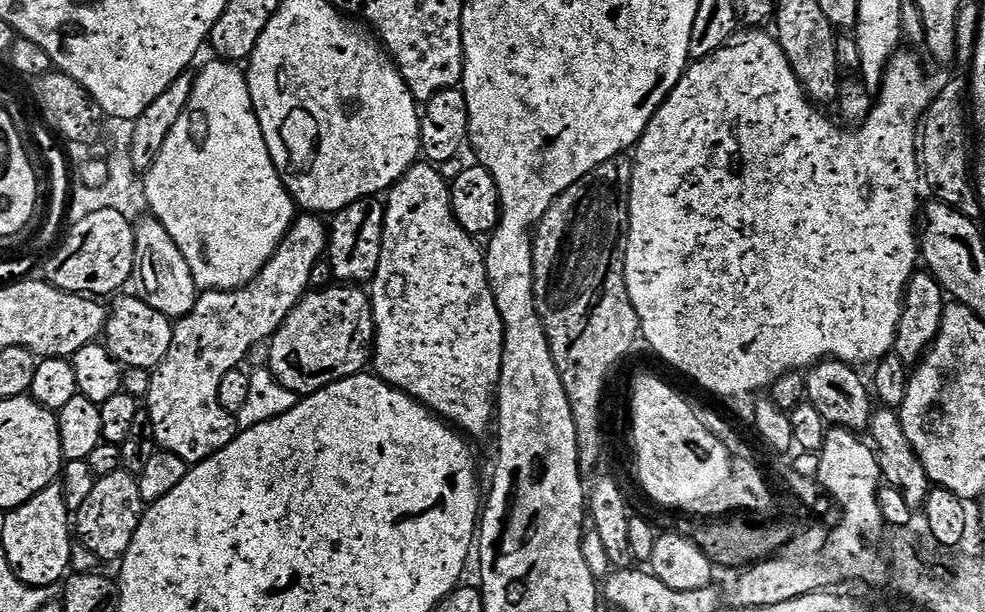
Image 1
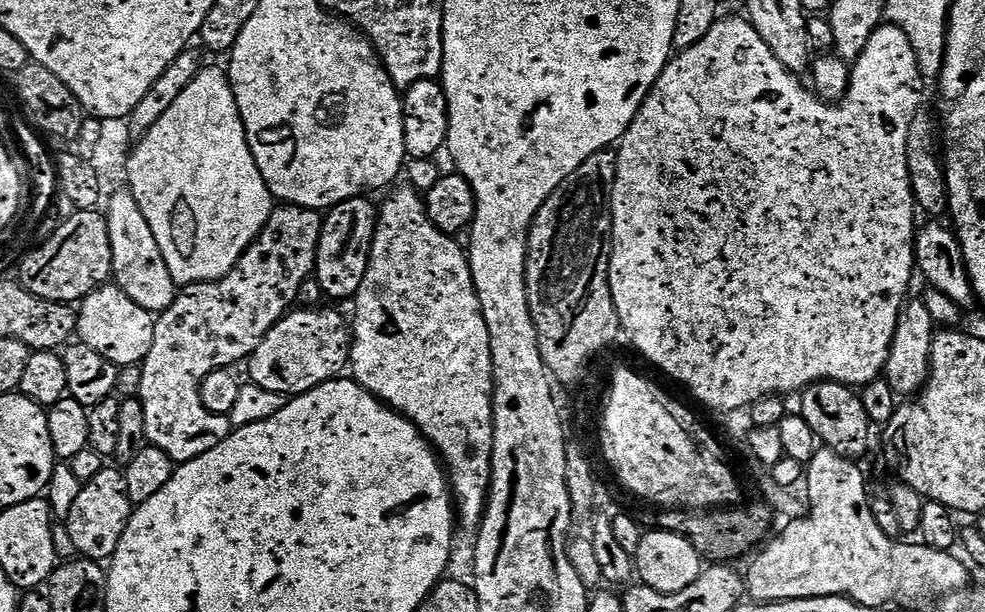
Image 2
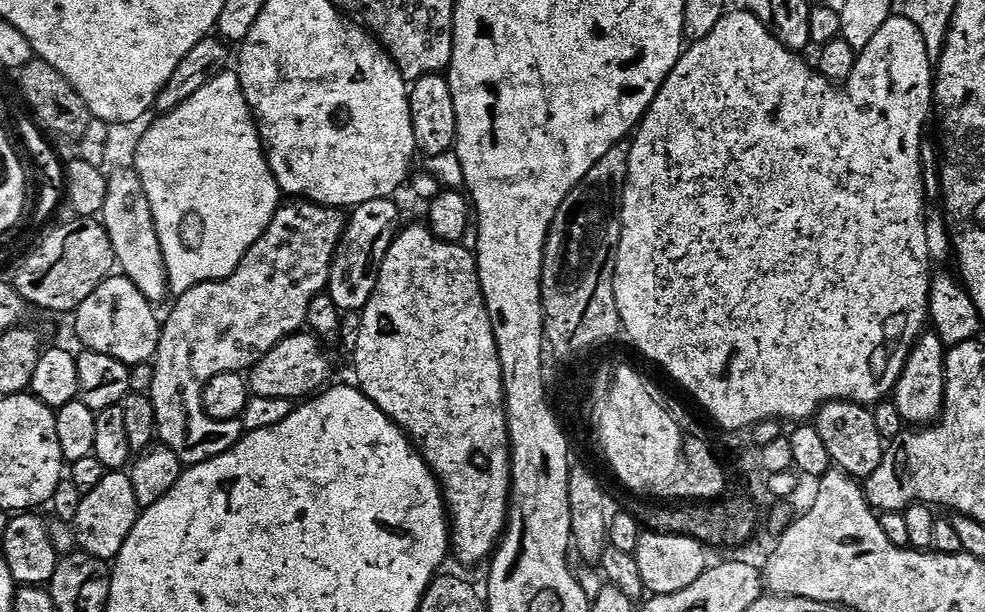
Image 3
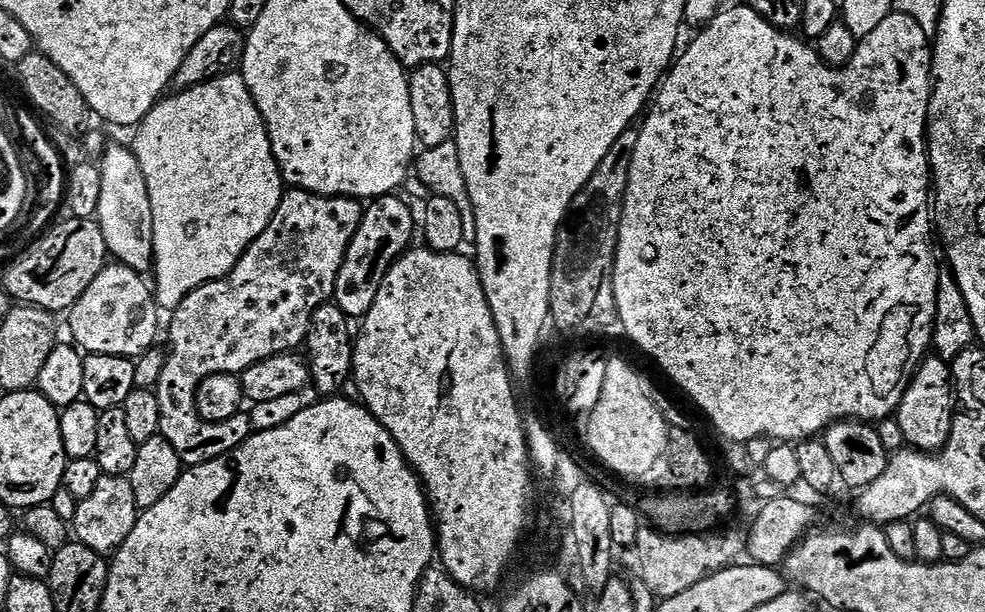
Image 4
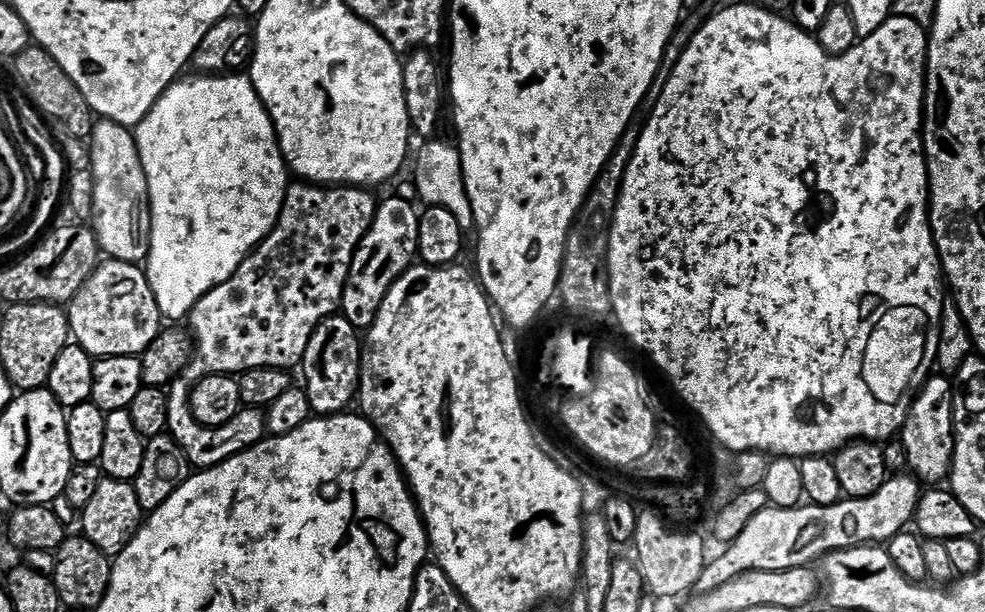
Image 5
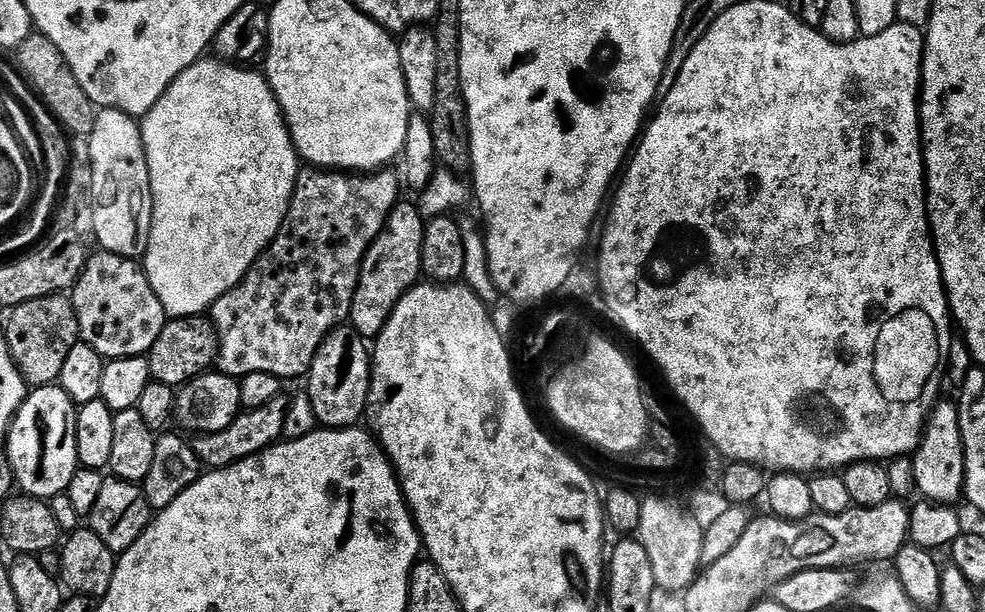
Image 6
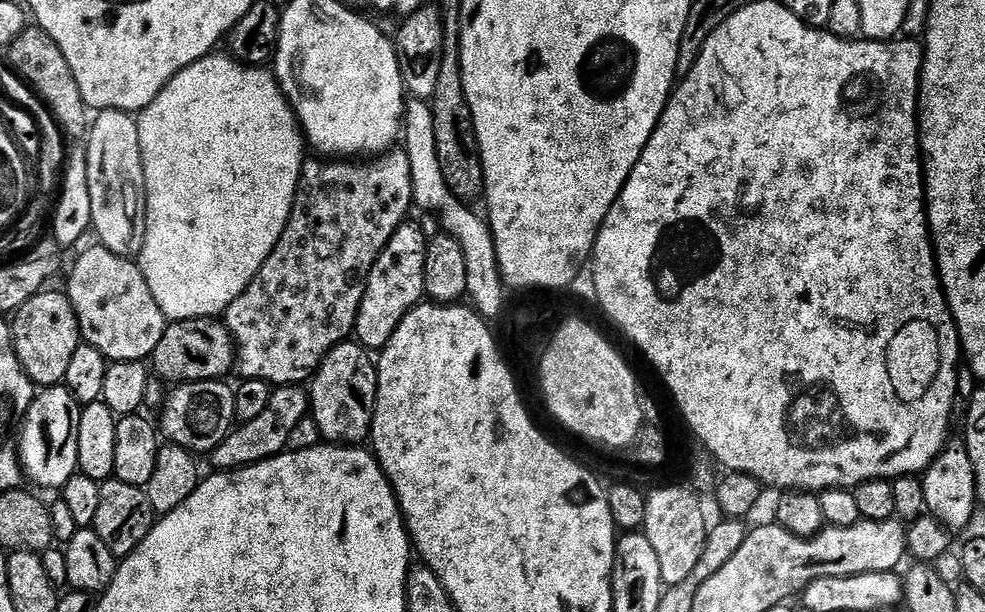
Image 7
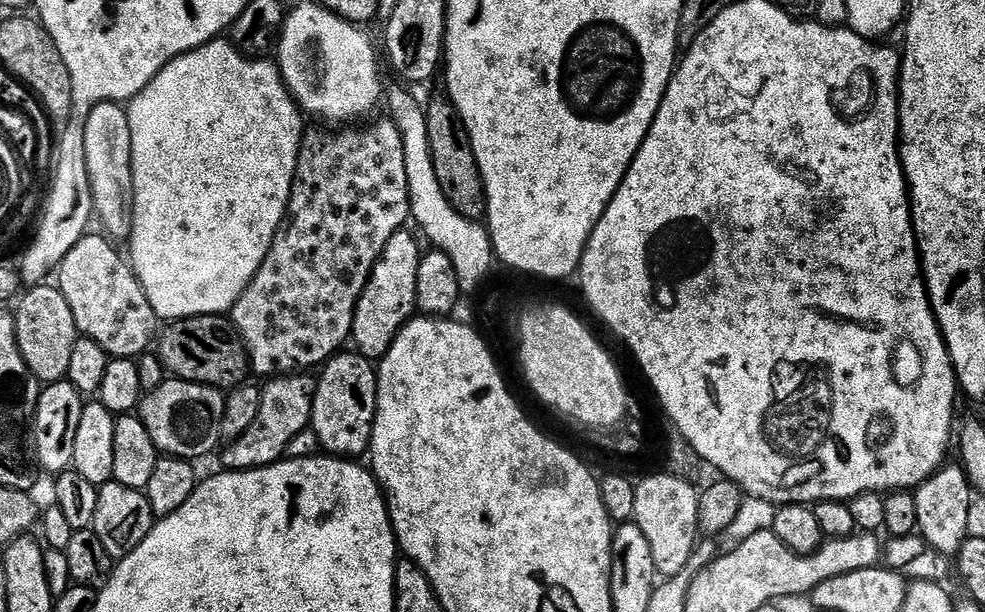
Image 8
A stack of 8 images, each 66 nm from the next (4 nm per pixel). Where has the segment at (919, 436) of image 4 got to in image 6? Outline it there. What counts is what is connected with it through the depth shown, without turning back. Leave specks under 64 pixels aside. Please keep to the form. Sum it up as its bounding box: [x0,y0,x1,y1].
[913,402,965,505]

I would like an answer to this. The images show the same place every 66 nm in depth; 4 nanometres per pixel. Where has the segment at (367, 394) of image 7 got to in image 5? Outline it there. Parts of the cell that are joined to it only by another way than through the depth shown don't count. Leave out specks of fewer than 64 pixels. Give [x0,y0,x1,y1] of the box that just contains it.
[300,314,363,415]

